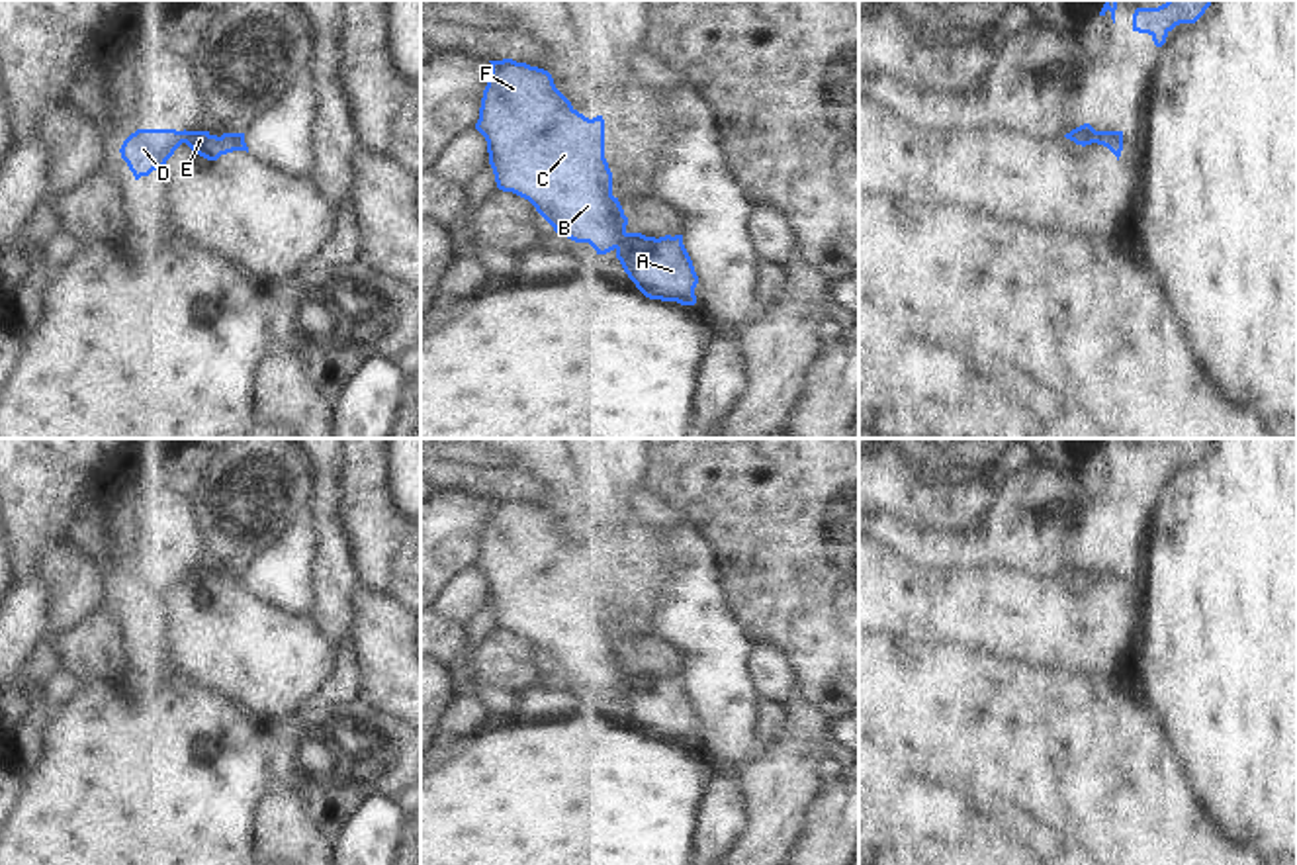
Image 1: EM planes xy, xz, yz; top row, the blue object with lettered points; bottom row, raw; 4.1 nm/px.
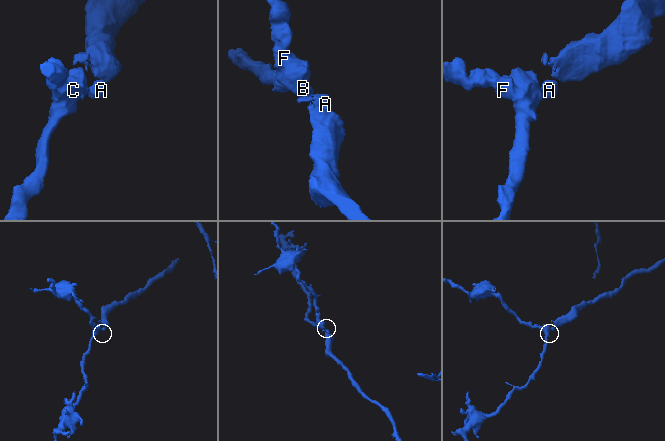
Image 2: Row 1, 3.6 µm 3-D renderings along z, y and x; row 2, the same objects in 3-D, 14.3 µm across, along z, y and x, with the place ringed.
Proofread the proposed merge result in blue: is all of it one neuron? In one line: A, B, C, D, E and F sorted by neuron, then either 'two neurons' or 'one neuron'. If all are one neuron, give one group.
A E / B C D F | two neurons

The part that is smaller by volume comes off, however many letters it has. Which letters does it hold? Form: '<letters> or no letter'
A, E

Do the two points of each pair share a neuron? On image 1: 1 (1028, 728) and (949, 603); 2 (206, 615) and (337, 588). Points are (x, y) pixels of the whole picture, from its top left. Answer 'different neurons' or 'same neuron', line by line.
1: different neurons
2: different neurons

